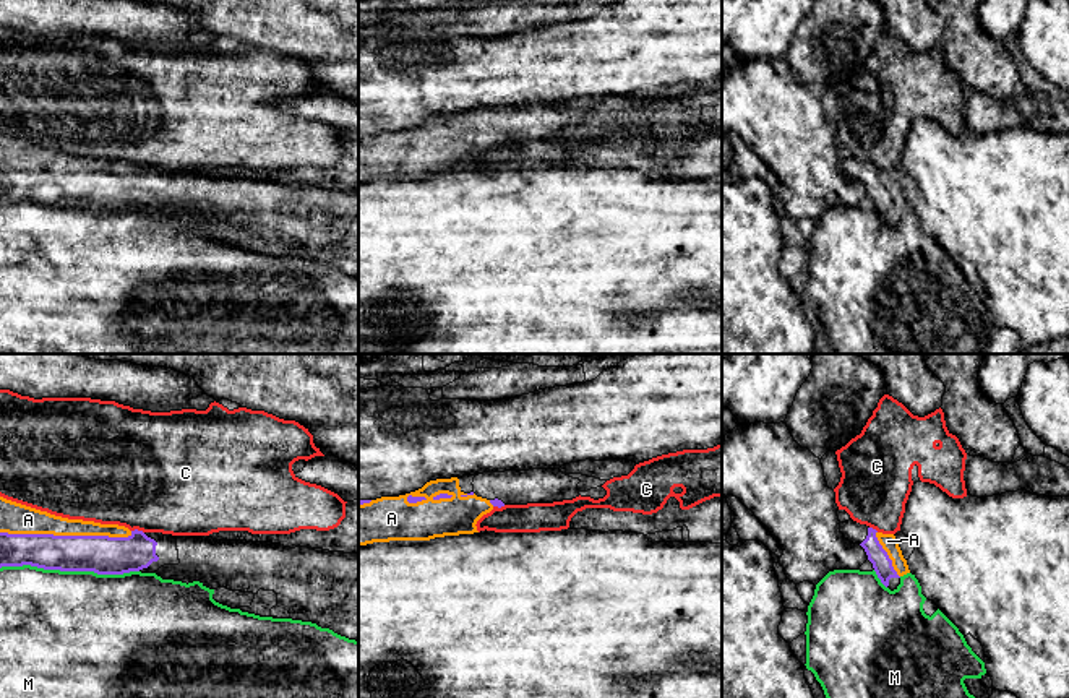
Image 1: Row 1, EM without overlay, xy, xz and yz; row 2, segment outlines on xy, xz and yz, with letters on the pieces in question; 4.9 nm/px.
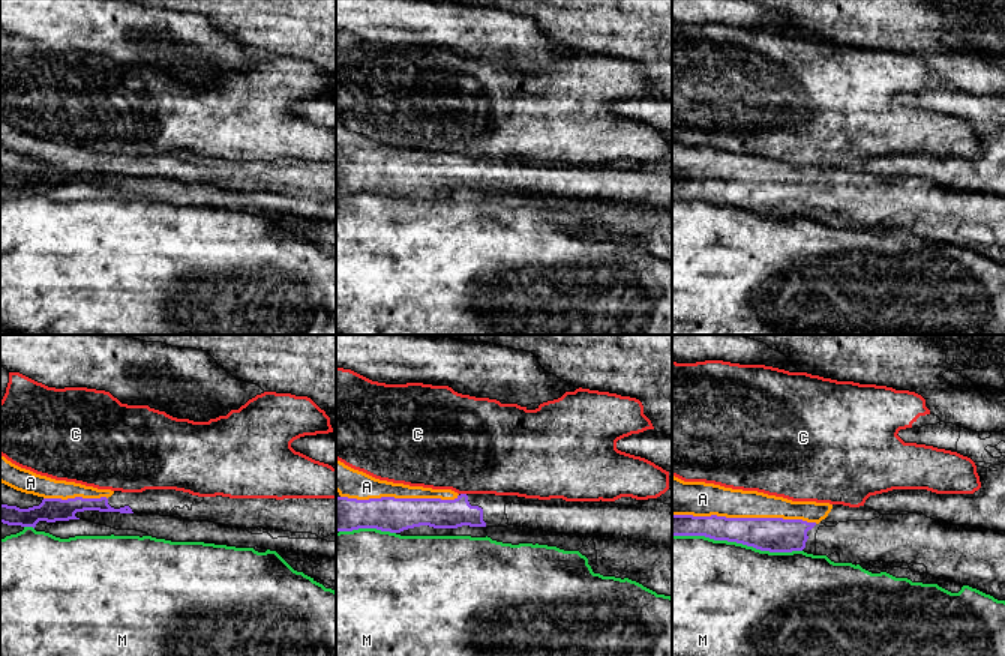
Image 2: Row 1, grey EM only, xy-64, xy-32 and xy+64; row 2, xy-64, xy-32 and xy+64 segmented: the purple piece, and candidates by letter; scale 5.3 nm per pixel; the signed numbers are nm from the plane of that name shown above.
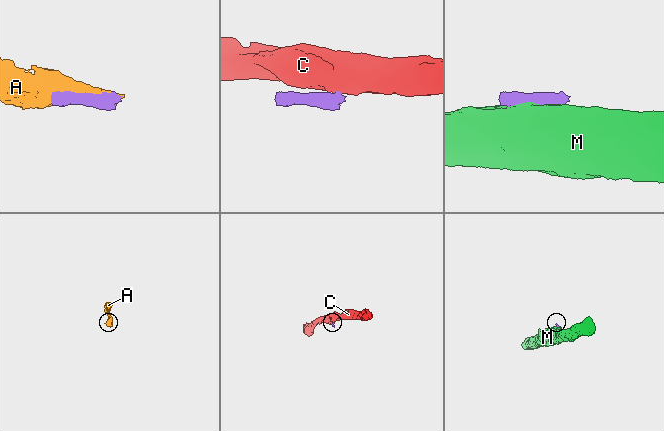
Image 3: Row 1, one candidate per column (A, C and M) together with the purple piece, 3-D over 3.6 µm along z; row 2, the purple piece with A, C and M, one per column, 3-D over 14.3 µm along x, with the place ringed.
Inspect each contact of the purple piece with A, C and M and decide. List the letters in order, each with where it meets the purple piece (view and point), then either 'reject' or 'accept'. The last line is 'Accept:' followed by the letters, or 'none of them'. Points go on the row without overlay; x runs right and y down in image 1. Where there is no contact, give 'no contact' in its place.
A: xy (67, 172) | accept
C: xy (137, 166) | reject
M: xy (70, 206) | reject
Accept: A

